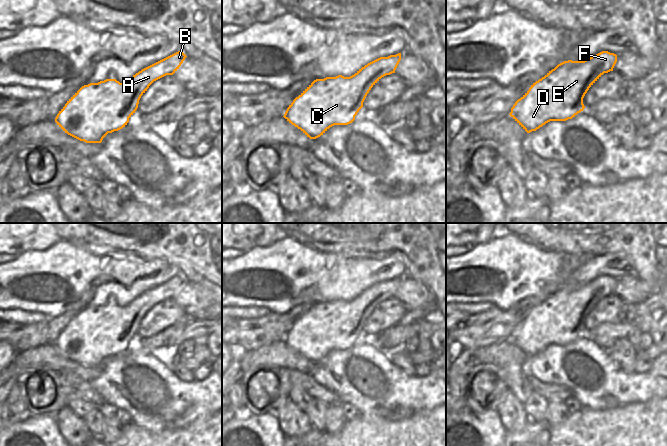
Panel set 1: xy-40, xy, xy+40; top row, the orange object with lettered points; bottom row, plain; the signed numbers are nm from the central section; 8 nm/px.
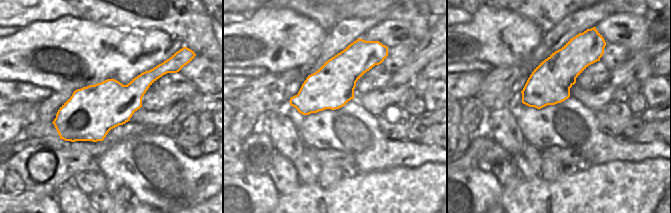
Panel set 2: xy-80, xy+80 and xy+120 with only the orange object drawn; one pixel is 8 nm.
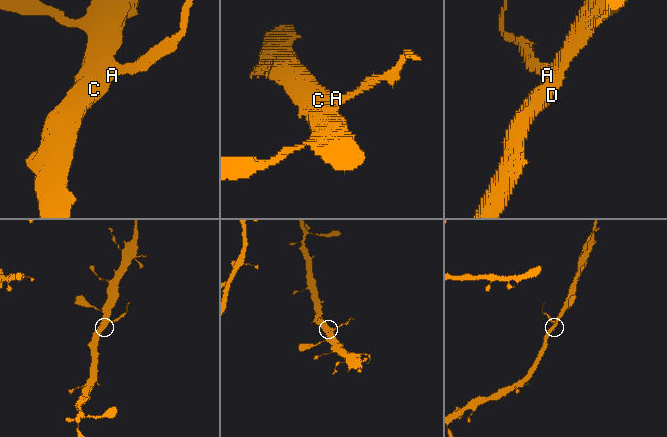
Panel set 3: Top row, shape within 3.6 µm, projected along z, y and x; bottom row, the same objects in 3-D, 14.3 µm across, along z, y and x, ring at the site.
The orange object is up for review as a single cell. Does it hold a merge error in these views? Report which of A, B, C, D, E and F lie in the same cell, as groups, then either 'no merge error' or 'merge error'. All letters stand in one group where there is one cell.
A B C D E F | no merge error

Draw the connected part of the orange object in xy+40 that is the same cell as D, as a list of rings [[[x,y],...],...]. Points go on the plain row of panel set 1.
[[[602,275],[584,285],[564,285],[531,309],[511,332],[510,340],[527,356],[536,355],[550,345],[566,345],[584,334],[583,322],[604,298],[613,295],[617,279]]]

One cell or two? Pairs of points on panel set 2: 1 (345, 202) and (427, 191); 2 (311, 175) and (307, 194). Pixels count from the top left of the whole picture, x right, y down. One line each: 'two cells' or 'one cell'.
1: one cell
2: two cells

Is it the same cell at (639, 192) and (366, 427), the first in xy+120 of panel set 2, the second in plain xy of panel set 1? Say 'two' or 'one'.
one

